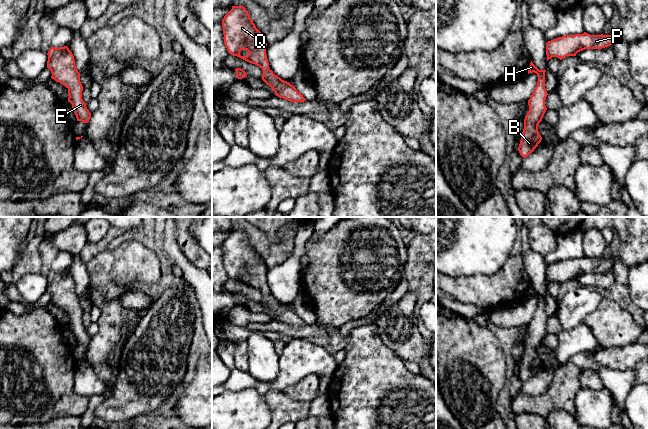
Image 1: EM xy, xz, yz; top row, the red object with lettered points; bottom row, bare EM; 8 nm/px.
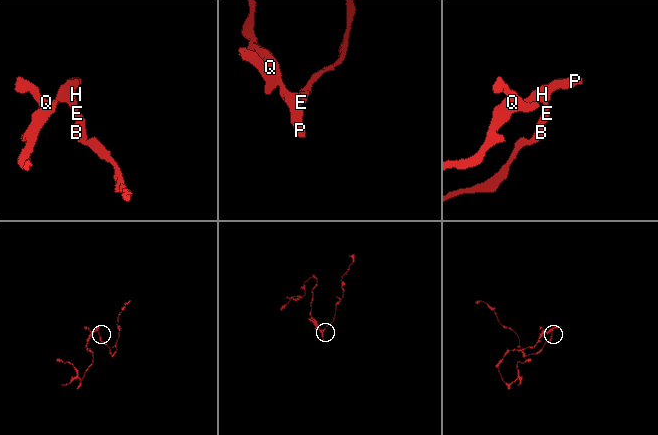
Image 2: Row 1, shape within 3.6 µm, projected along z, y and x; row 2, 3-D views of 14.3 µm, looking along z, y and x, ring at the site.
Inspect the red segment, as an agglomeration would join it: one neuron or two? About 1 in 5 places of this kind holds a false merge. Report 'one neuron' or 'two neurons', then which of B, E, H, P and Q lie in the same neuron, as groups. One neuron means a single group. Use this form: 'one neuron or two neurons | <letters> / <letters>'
one neuron | B E H P Q

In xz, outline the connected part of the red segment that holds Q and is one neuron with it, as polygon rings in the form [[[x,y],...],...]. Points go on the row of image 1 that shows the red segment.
[[[232,6],[222,19],[222,27],[224,44],[229,54],[259,66],[263,71],[262,80],[272,88],[276,96],[296,103],[306,101],[293,85],[269,69],[267,43],[245,7]]]

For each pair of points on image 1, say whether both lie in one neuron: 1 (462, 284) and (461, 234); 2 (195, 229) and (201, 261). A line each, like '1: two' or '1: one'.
1: two
2: two

